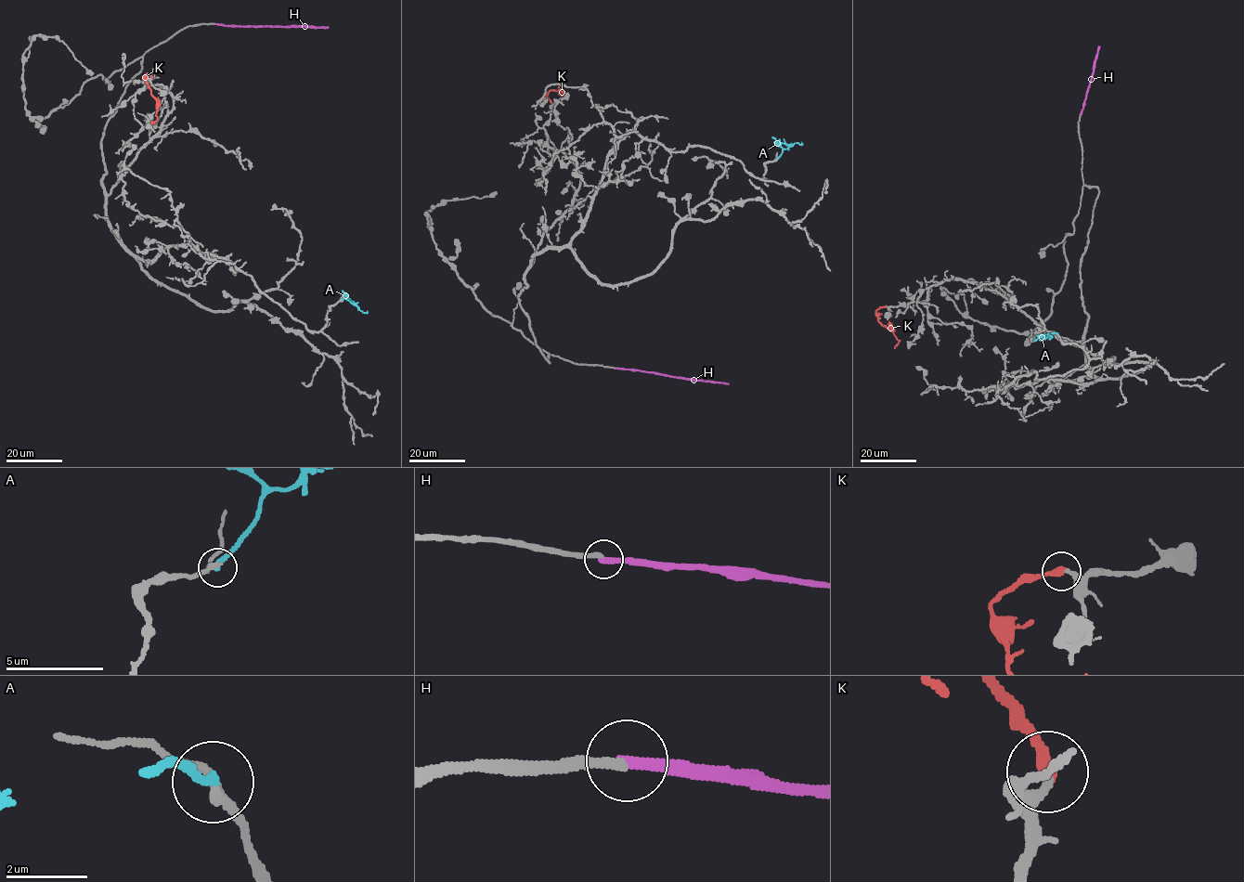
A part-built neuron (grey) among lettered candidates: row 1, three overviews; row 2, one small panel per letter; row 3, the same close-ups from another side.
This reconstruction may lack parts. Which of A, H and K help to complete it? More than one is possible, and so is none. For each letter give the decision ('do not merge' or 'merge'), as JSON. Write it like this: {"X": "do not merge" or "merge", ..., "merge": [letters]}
{"A": "do not merge", "H": "do not merge", "K": "merge", "merge": ["K"]}

